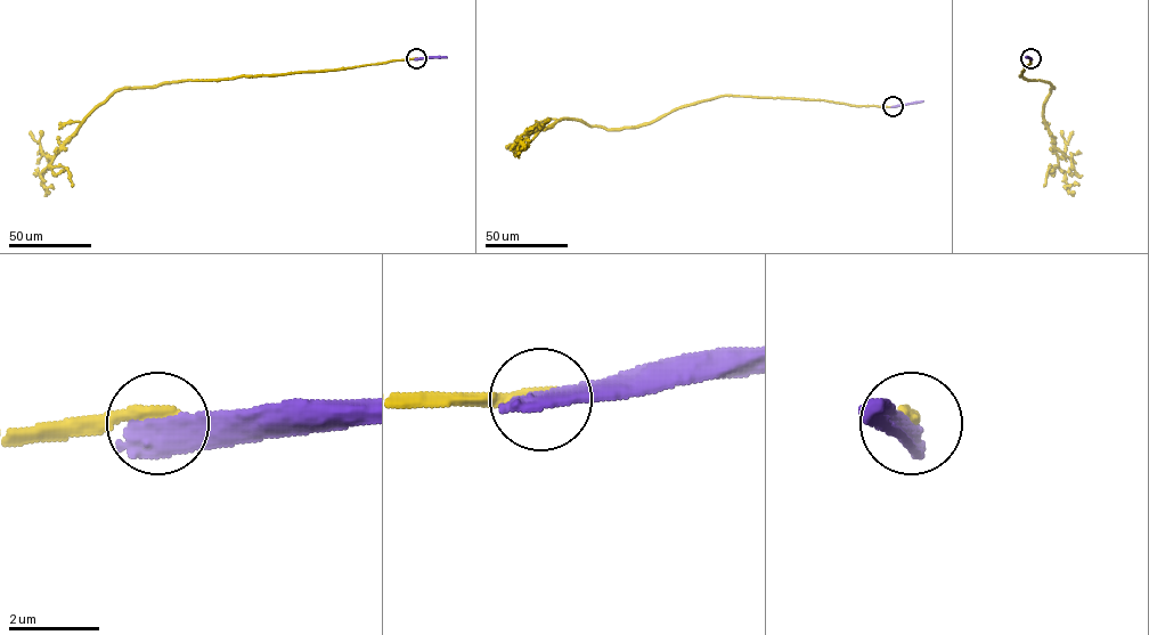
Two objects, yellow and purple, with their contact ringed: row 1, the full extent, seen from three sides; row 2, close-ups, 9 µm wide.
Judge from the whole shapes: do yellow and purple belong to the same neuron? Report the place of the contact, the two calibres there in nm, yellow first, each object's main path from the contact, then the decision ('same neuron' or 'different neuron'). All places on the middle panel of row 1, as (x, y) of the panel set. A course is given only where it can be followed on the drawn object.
at (893, 106); 320 nm thick on the yellow side, 500 nm on the other; yellow runs (893, 106), (722, 95), (682, 106), (633, 127), (604, 129), (562, 119), (524, 132), (548, 119); purple runs (893, 106), (923, 100); different neuron

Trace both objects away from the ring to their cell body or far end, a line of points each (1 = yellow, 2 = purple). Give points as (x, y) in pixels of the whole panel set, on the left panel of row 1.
1: (416, 58), (329, 70), (174, 81), (115, 90), (86, 119), (48, 164), (63, 167), (72, 186)
2: (416, 58), (447, 57)

